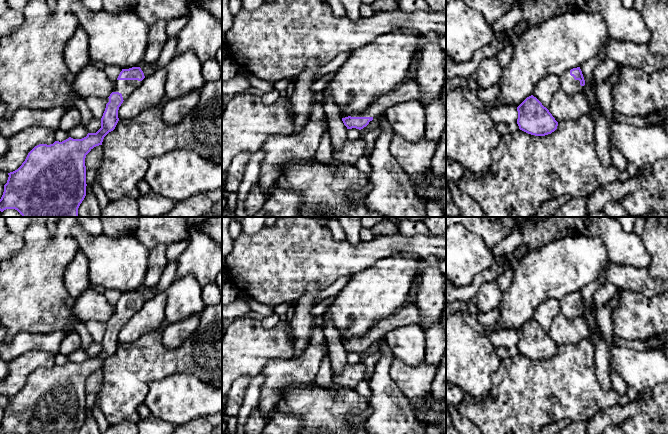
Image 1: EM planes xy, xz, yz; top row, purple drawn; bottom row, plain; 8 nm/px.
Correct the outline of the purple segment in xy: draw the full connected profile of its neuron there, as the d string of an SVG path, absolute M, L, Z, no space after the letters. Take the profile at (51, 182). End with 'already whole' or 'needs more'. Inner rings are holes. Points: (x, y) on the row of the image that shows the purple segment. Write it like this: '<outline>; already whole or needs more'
M140 67L122 69L113 92L106 99L101 128L96 133L88 133L82 139L69 137L62 142L35 146L22 165L8 173L0 199L0 211L15 209L22 217L78 217L78 208L86 196L86 155L94 147L102 145L104 137L115 129L119 121L119 107L142 84L144 78Z; needs more

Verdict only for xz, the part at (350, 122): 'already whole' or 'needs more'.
needs more

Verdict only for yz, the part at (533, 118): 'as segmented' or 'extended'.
as segmented

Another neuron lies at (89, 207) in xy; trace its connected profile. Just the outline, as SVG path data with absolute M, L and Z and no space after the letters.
M91 184L86 186L86 196L78 208L78 217L101 217L101 208Z

